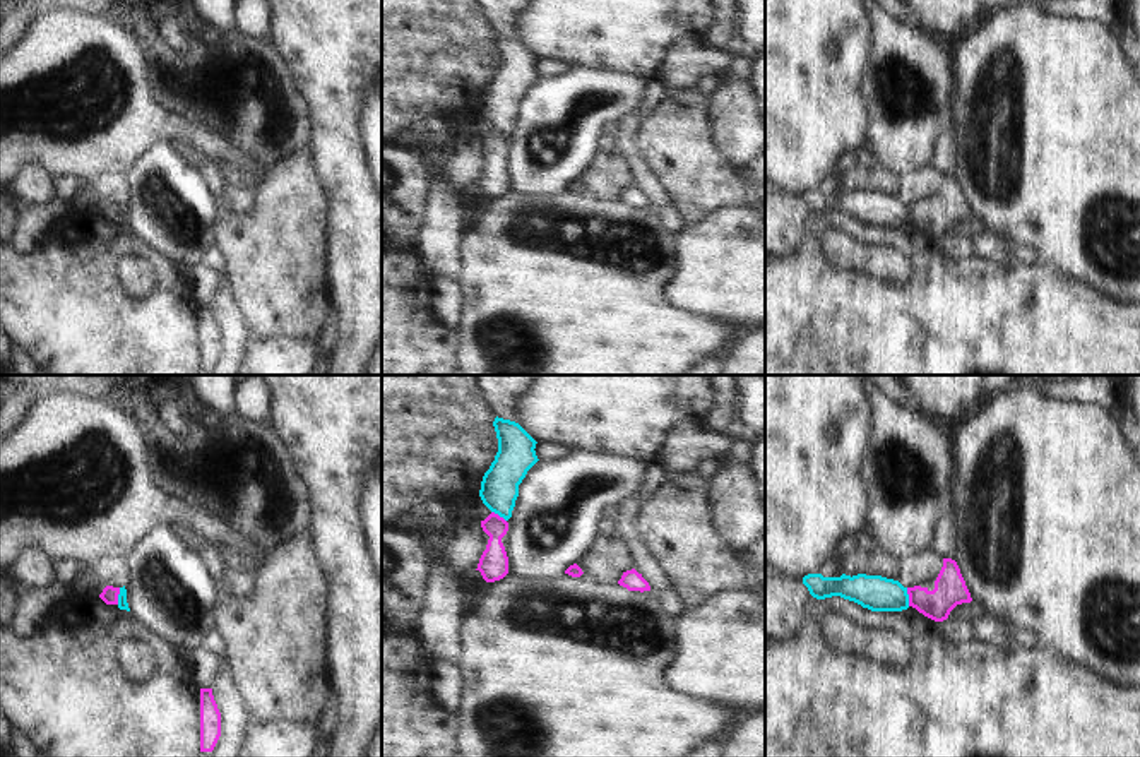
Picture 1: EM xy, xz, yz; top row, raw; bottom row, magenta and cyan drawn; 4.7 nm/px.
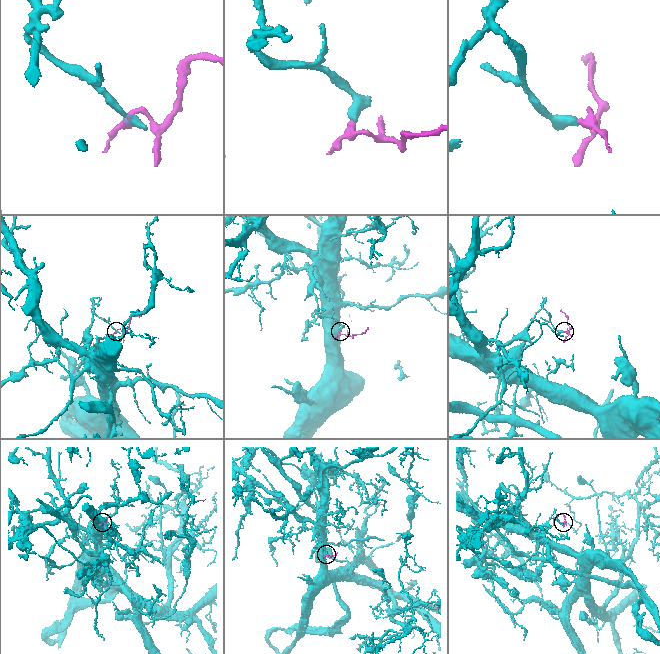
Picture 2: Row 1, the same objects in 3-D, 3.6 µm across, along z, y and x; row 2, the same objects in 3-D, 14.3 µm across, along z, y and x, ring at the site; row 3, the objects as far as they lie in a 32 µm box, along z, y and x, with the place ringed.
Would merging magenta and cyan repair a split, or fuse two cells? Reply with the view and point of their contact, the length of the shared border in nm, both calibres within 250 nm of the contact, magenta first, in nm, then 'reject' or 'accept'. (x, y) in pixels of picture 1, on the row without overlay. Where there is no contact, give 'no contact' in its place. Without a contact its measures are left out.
yz (909, 213) | 90 nm | 150/170 nm | reject

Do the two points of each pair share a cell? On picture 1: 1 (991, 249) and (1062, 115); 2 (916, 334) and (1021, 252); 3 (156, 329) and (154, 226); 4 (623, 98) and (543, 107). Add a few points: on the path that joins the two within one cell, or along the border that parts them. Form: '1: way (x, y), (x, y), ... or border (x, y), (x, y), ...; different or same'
1: border (986, 230), (1027, 244), (1036, 250); different
2: border (974, 256), (1041, 262); different
3: border (129, 228), (173, 264); different
4: way (603, 93), (584, 91), (564, 107); same

